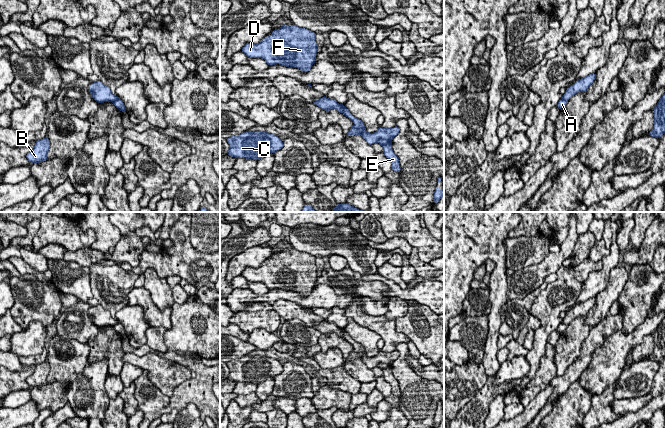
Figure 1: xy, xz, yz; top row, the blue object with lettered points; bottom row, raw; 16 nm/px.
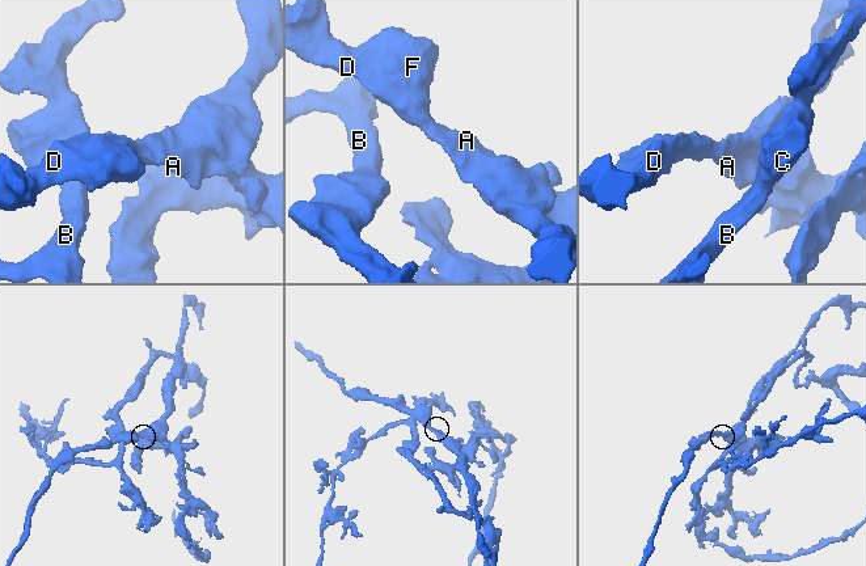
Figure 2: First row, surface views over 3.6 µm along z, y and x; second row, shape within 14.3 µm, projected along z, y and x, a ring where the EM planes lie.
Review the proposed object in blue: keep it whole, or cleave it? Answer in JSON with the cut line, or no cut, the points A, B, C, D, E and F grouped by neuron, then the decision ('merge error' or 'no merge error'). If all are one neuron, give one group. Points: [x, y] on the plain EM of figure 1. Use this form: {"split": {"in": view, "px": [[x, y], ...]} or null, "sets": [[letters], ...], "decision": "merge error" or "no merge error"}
{"split": {"in": "xz", "px": [[354, 349], [366, 356]]}, "sets": [["A", "B", "C", "E"], ["D", "F"]], "decision": "merge error"}

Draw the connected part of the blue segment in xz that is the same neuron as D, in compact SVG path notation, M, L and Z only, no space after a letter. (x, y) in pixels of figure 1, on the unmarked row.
M284 247L260 267L246 267L241 276L248 282L262 282L269 290L280 288L308 296L316 286L316 257Z

